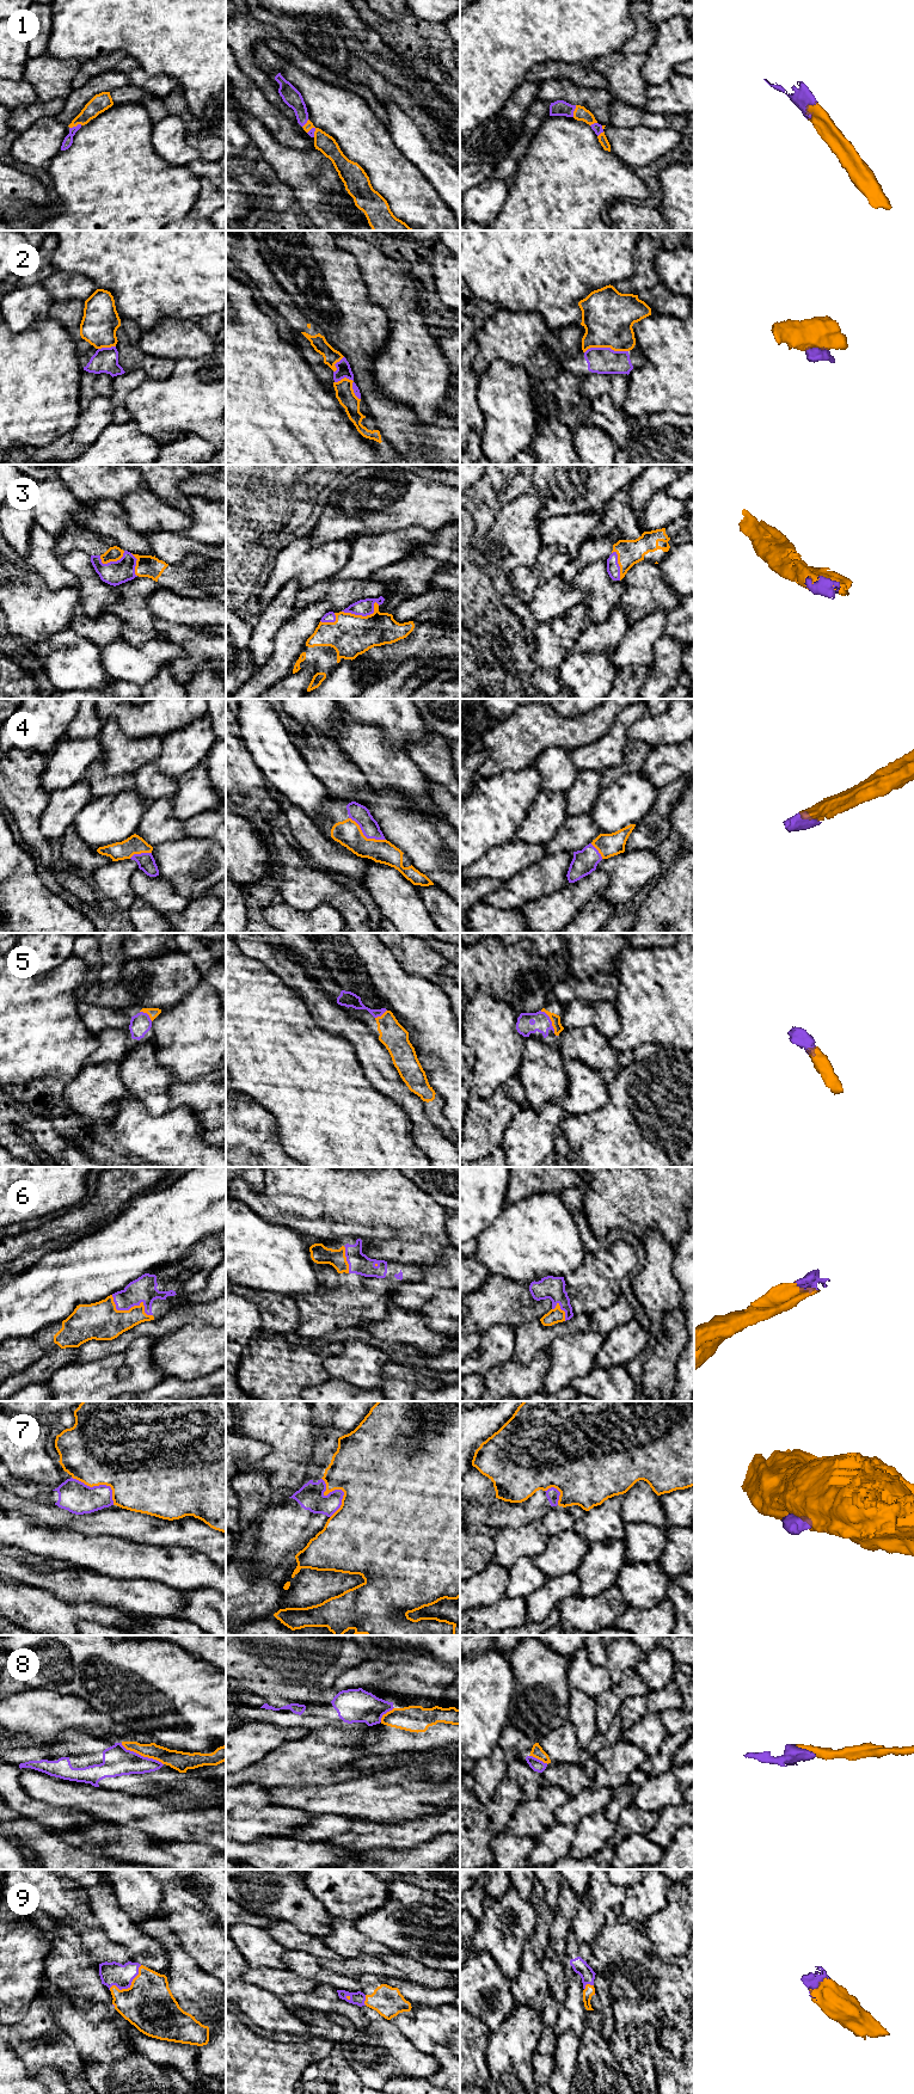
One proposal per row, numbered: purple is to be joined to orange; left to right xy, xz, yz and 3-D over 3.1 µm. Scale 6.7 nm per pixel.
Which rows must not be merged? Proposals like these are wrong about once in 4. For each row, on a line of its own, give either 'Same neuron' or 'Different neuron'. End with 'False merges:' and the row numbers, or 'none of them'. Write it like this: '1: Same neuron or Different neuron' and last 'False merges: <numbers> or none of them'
1: Same neuron
2: Different neuron
3: Same neuron
4: Same neuron
5: Same neuron
6: Same neuron
7: Different neuron
8: Different neuron
9: Same neuron
False merges: 2, 7, 8

